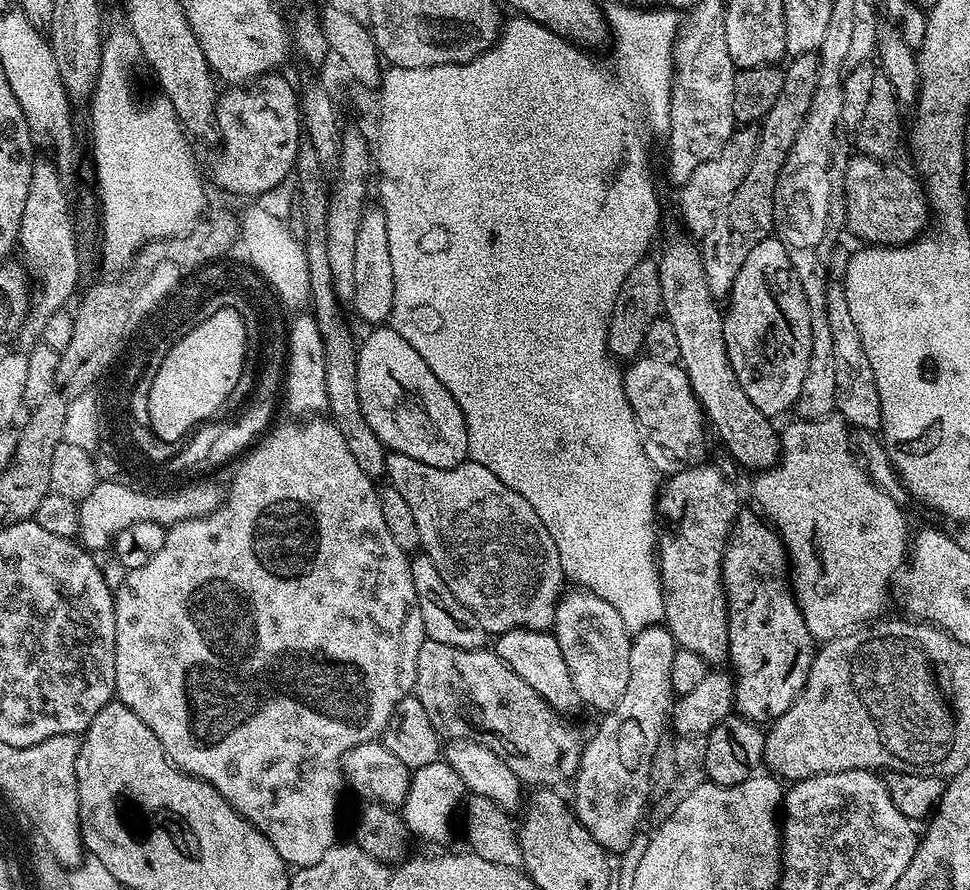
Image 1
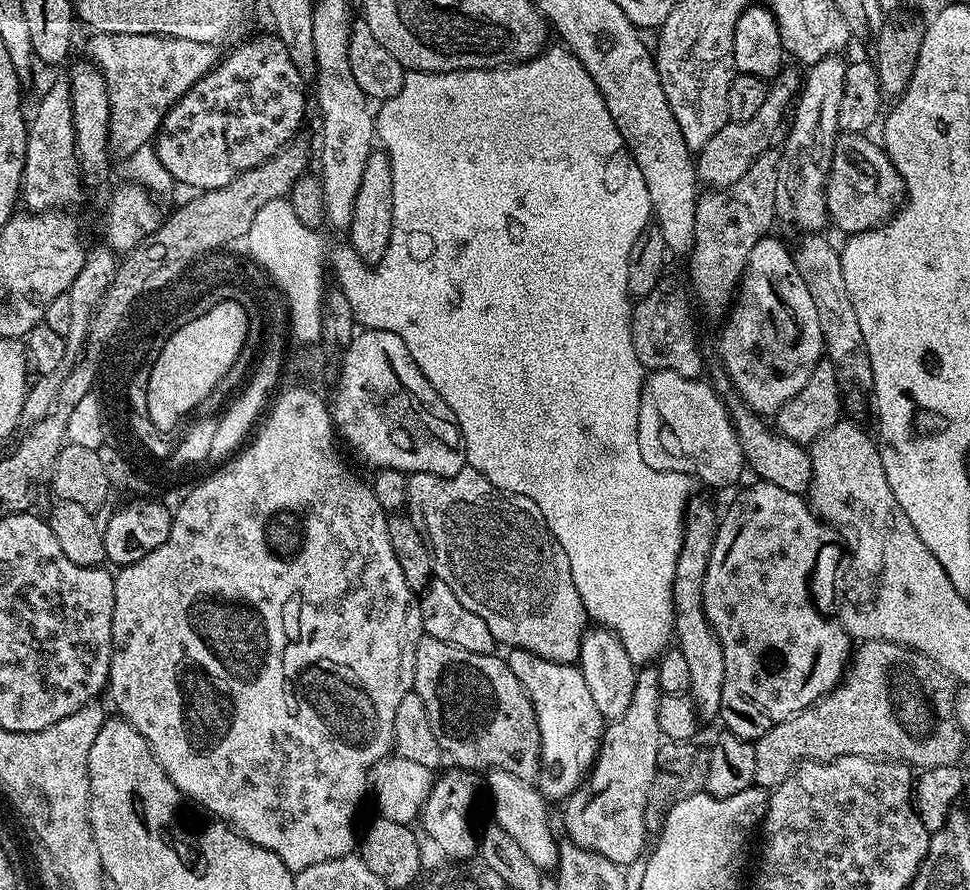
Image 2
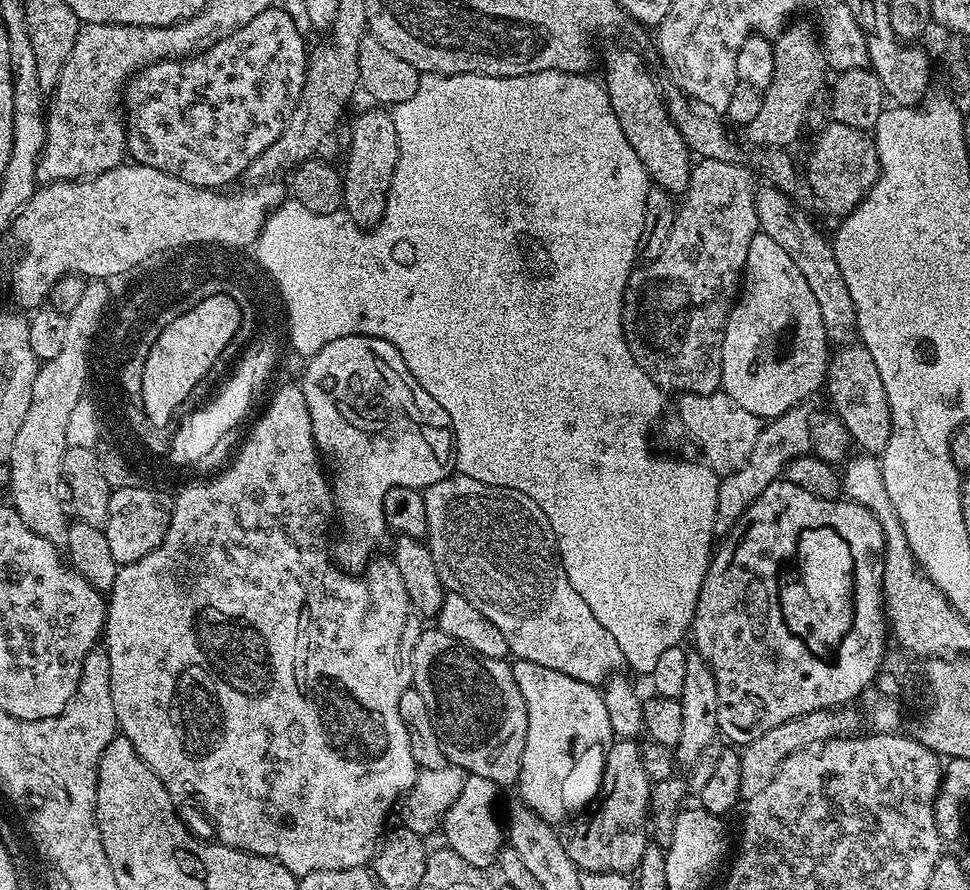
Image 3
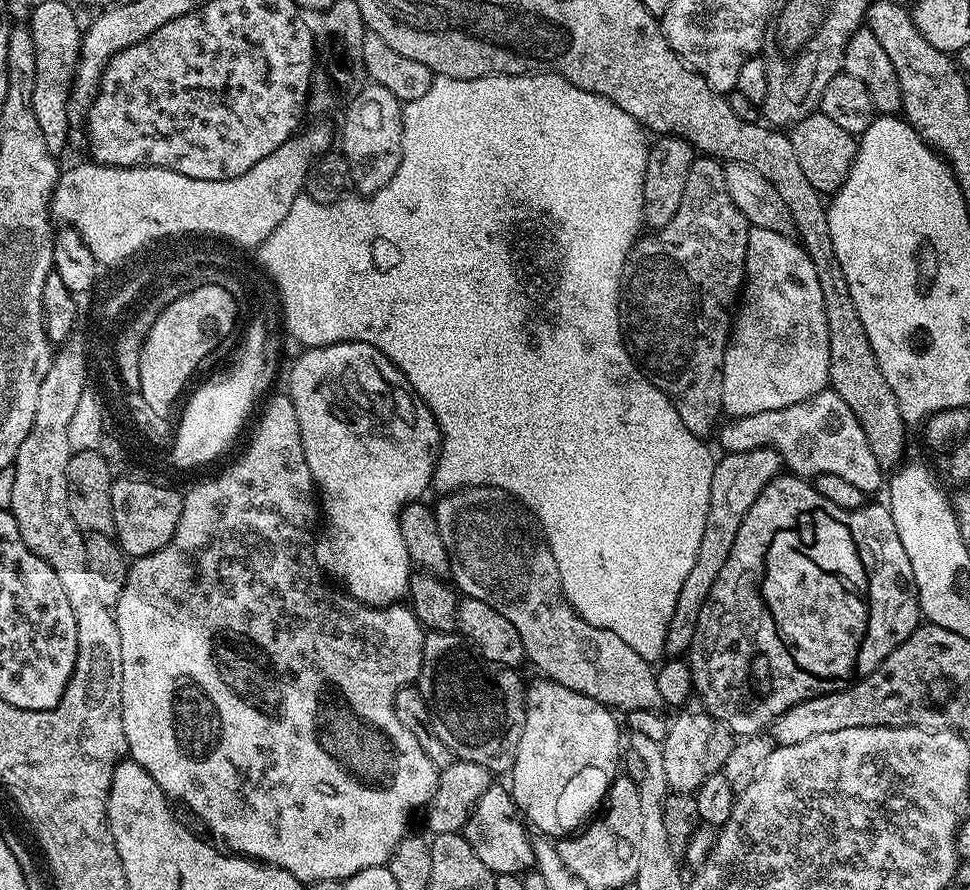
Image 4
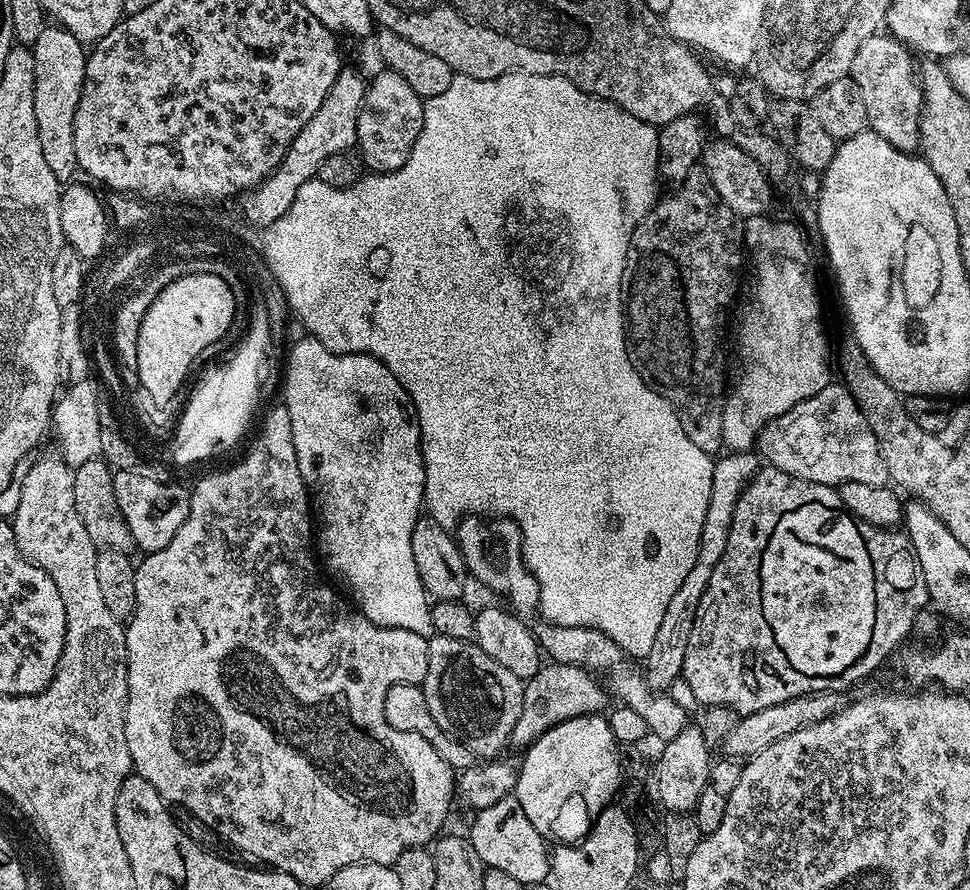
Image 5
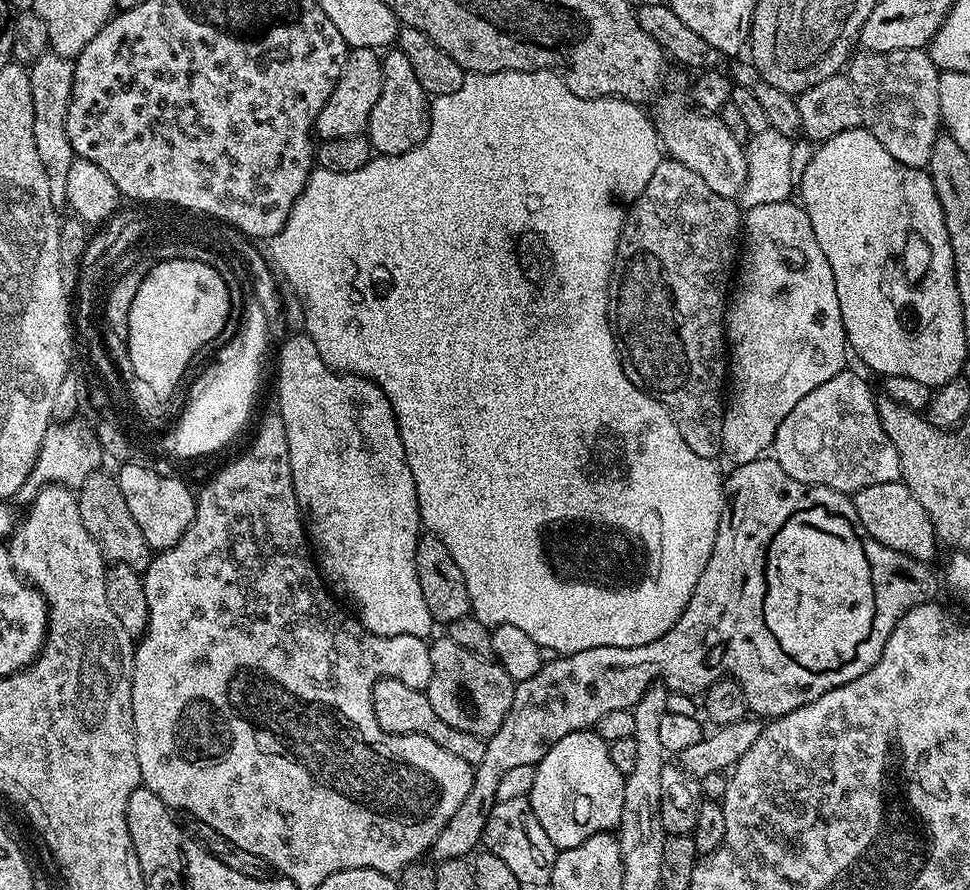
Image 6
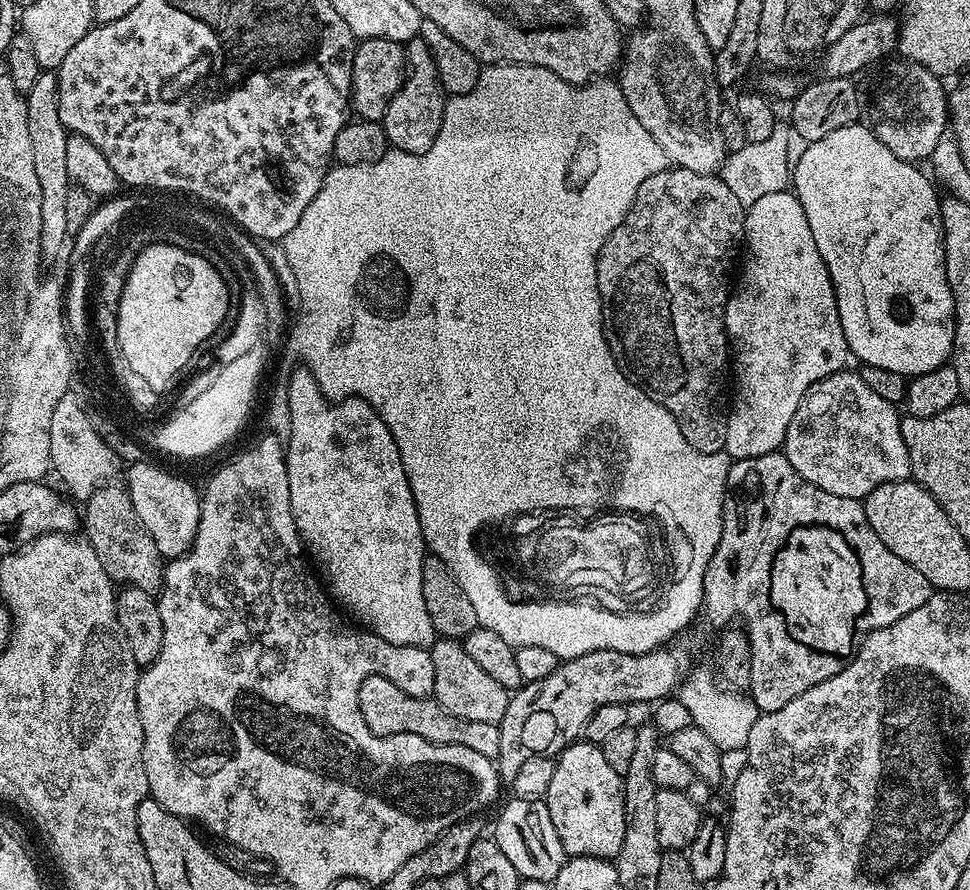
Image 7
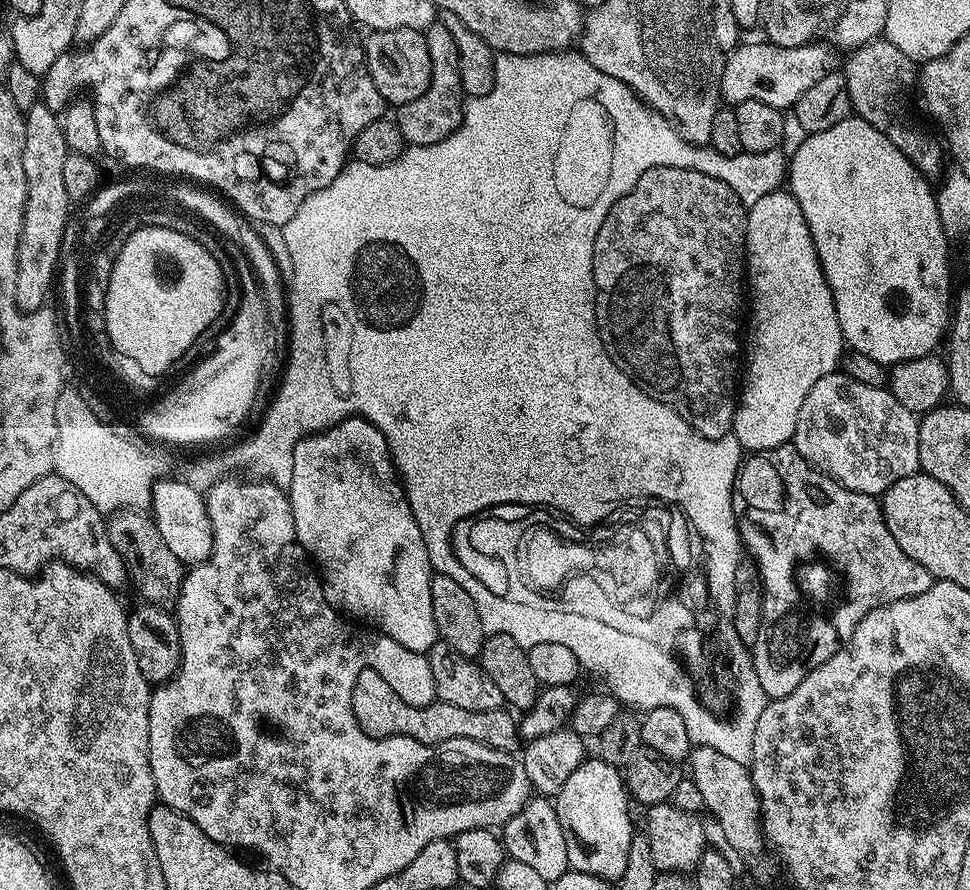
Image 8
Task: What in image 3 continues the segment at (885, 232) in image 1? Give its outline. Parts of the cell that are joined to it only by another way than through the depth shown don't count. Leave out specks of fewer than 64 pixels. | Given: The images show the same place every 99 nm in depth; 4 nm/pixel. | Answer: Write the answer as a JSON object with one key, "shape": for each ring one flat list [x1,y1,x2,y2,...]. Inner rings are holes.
{"shape":[[836,121,828,124,812,146,804,177,811,188,813,199,840,218,852,212,872,188,880,175,880,163,875,141,868,132]]}

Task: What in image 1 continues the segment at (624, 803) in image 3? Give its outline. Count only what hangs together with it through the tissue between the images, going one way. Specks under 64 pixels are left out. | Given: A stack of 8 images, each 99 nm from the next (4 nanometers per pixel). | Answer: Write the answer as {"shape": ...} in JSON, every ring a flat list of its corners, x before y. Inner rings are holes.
{"shape":[[664,626,641,628,631,637,630,678,627,679,627,689,618,704,609,712,603,713,601,720,604,721,597,726,596,733,589,740,587,737,580,754,580,768,571,785,573,788,570,807,578,822,586,826,590,838,594,838,594,842,598,842,598,846,602,846,609,854,625,852,630,842,634,842,639,829,636,827,640,824,640,818,642,822,650,800,648,787,654,779,652,759,661,747,660,735,663,734,664,728,666,732,666,721,674,703,674,693,670,686,670,665,674,663,677,647,676,640]]}

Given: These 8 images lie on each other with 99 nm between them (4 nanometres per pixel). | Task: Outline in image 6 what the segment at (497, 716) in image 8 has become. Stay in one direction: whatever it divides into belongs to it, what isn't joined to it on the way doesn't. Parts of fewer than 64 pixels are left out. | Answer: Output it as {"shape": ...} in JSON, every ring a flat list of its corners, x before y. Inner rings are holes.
{"shape":[[386,677,374,686,372,701,374,718,378,718,378,726,382,726,385,732,391,732,394,735,425,736,450,754,462,758,467,764,473,766,480,764,482,758,486,758,485,741,474,734,466,734,466,730,454,730,454,726,442,722,442,718,434,714,434,706,430,706,427,691,411,688,404,682]]}

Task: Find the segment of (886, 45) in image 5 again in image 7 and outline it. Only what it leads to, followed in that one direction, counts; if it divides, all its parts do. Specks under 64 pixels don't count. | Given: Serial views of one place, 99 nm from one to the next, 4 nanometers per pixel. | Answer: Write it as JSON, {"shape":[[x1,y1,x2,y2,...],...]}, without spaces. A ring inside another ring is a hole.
{"shape":[[897,59,897,64,892,64,884,72,884,77,876,84,872,92,872,120,870,127,879,140,898,158,913,162,927,161,934,154,934,146,945,136,950,124,948,115,948,98,946,88,943,88,941,77,936,76,924,65,918,65,909,60]]}

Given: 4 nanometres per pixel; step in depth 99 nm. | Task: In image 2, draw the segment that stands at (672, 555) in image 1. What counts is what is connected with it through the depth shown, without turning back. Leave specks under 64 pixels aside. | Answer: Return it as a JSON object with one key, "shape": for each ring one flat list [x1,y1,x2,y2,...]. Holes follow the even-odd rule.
{"shape":[[693,498,688,501,688,511,684,513,684,541,678,554,672,583,672,605,674,606,674,644,682,650,690,670,690,690,692,705,696,707,701,721,716,720,722,706,722,682,726,678,726,658,722,658,722,646,704,613,704,579,710,562,710,554,716,537,718,512,704,500]]}

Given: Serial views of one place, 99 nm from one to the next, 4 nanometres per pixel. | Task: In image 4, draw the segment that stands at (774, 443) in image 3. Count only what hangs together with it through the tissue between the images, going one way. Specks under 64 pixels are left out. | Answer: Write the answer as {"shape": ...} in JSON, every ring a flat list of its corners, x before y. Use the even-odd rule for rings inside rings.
{"shape":[[772,448,730,452,721,457,716,460,714,474,710,478,710,510,706,510,706,527,702,529,698,558,690,574,686,574,686,582,682,582,672,625,666,634,664,651,672,658,683,657,691,649,694,630,698,626,698,614,702,614,702,606,710,594,710,586,714,586,714,578,718,578,722,566,726,566,726,558,730,558,730,550,734,546,734,538,738,538,738,526,742,526,742,518,750,514,750,506,754,506,758,494,762,494,766,485,782,472,780,455]]}

